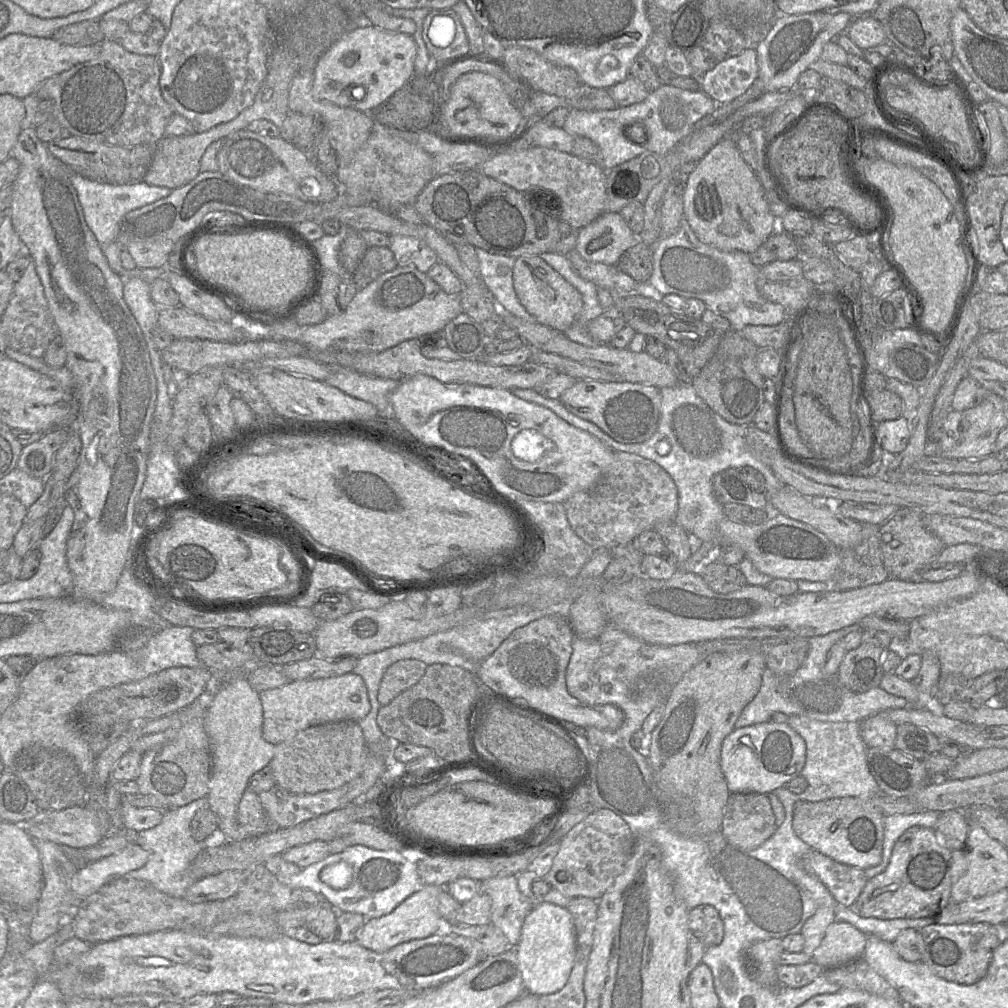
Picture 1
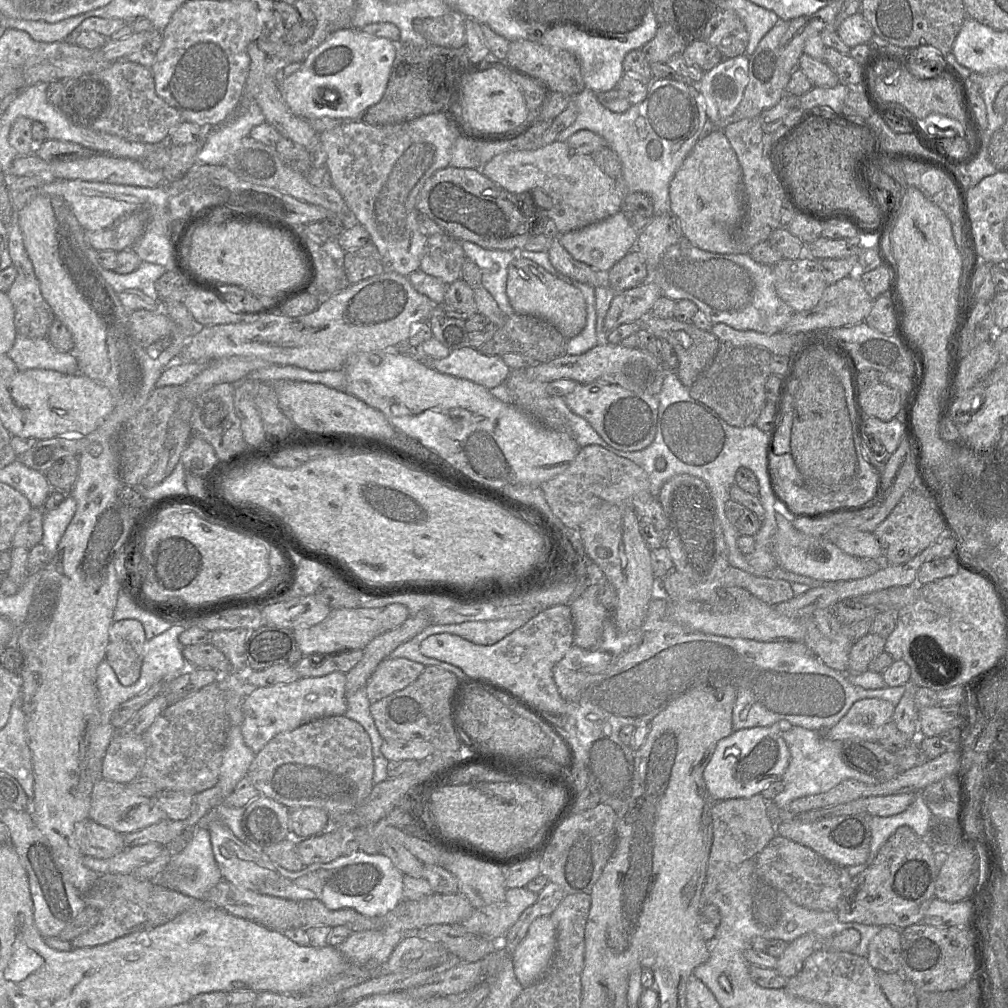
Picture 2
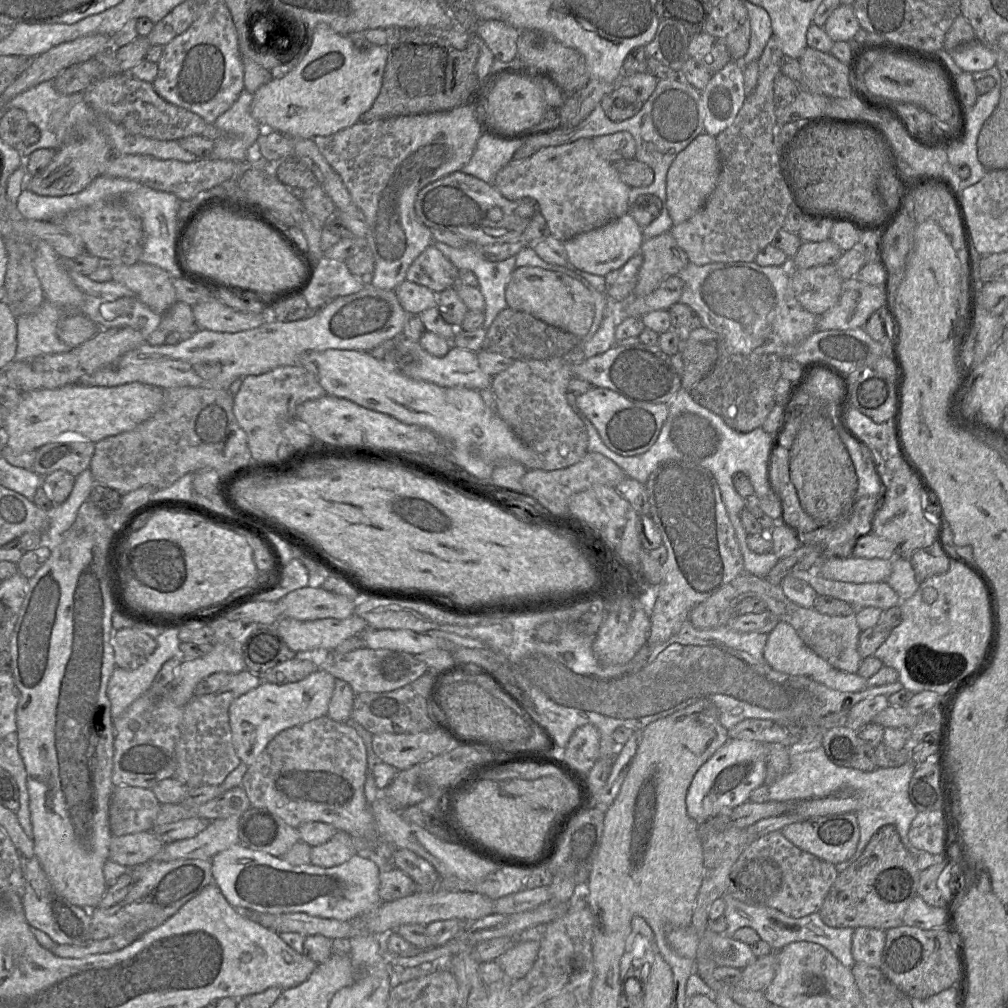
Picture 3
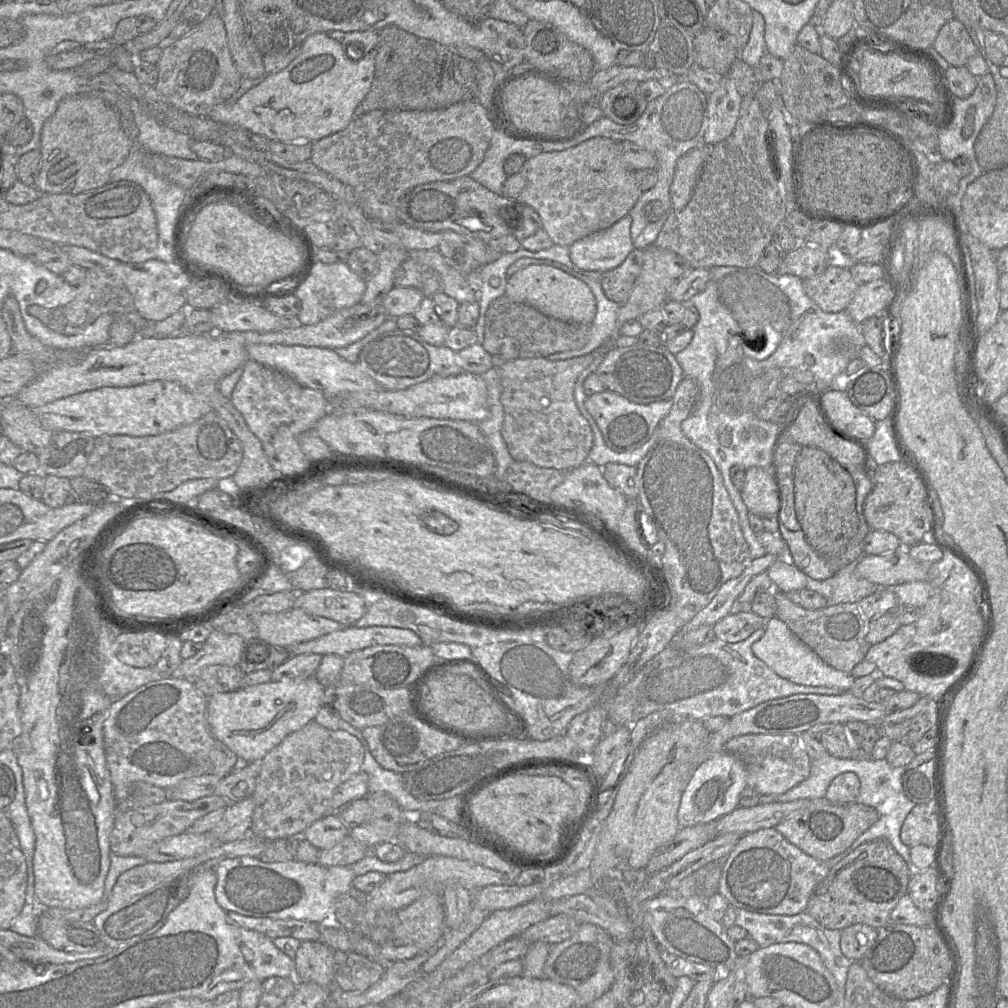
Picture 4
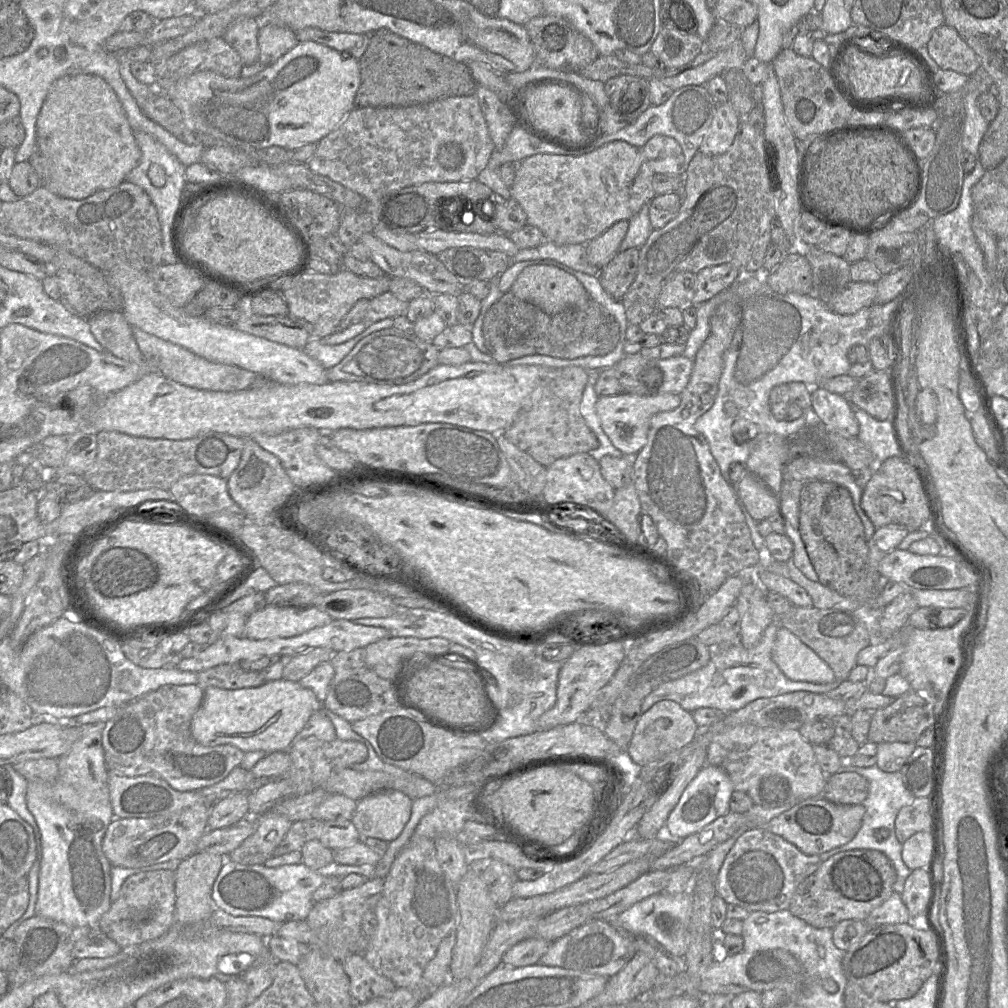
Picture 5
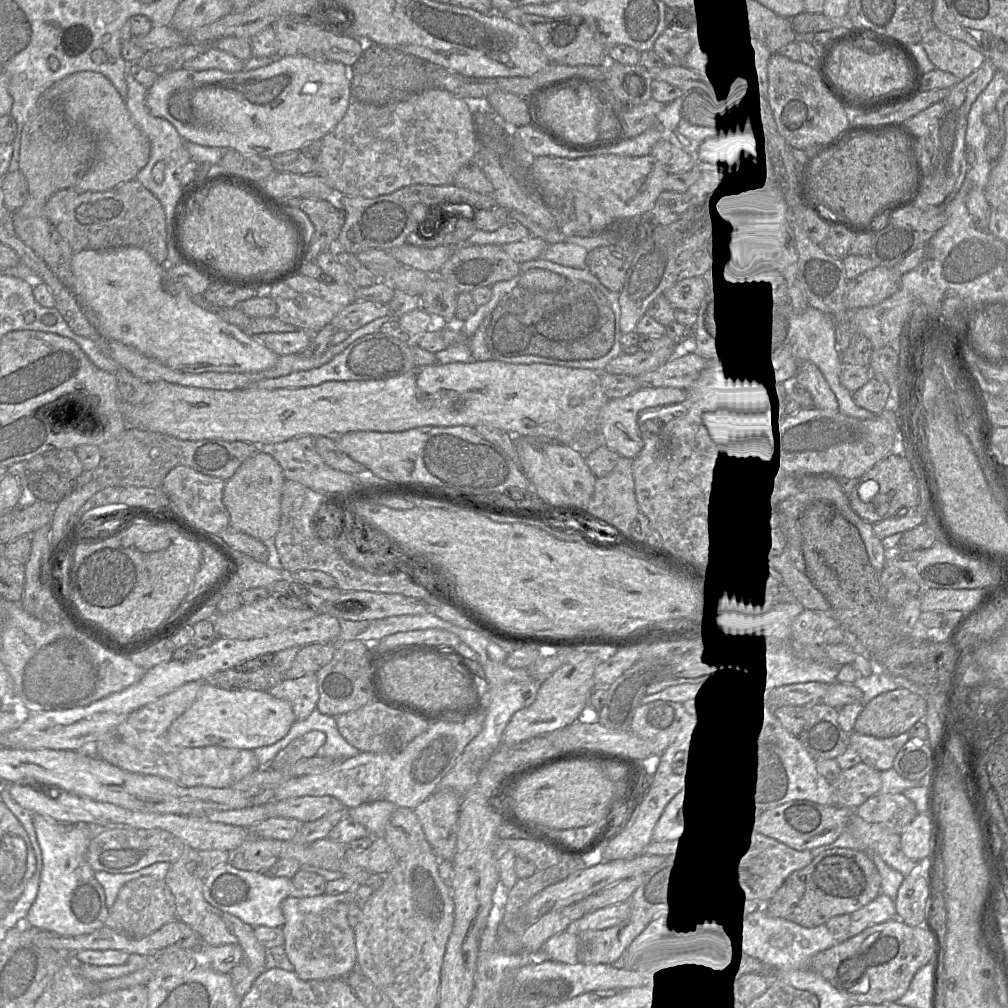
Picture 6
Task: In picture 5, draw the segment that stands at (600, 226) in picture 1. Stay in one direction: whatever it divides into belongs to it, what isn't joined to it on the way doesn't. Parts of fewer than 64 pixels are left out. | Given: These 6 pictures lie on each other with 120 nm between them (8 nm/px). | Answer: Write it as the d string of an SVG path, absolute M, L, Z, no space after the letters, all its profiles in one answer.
M620 220L604 233L585 244L586 260L599 268L604 267L619 252L629 226L629 220Z

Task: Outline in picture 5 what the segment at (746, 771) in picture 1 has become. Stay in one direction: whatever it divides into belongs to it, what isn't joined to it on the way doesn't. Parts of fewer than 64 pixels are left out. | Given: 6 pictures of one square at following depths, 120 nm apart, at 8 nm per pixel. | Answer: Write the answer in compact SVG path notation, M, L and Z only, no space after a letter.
M705 765L687 785L669 814L665 824L665 835L675 840L682 840L727 814L730 811L729 799L733 791L732 782L724 771L715 766Z

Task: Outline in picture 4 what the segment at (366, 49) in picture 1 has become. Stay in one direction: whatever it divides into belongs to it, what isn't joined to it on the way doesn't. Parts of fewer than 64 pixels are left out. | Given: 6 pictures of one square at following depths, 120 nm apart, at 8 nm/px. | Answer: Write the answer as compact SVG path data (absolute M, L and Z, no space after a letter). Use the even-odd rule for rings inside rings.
M325 32L314 33L309 36L302 44L302 49L300 54L282 71L267 75L264 80L247 91L241 98L239 98L233 104L220 103L214 106L208 114L208 118L220 123L225 123L228 125L235 125L241 128L244 128L252 133L264 136L271 141L280 141L280 142L315 142L324 137L330 136L345 129L349 123L354 118L354 111L360 102L364 99L367 93L370 90L373 78L375 73L375 49L369 53L365 53L364 50L360 48L349 48L349 46L343 46L337 40L332 39ZM354 51L363 52L362 56L356 56Z

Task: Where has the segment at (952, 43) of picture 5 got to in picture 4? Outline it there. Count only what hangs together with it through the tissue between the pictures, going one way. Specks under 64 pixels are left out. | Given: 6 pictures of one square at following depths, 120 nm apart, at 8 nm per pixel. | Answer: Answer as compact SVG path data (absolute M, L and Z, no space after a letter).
M955 18L941 27L931 49L954 67L966 66L968 61L978 54L967 29Z

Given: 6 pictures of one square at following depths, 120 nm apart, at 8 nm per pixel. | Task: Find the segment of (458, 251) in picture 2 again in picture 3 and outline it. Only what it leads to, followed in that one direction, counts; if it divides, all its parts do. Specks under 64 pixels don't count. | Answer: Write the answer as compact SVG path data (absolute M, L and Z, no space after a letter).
M431 244L412 262L406 280L439 294L457 285L459 273L459 269Z

